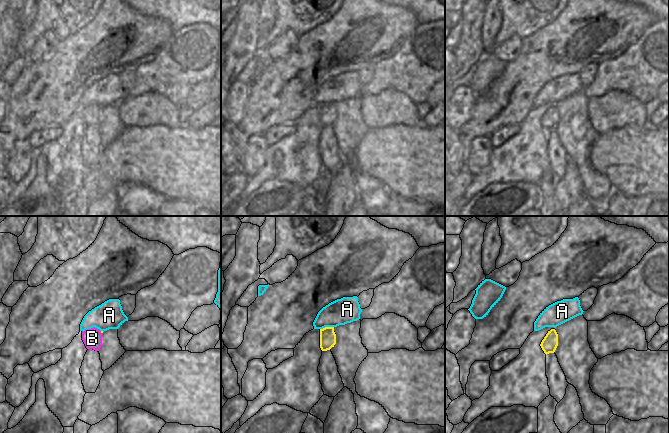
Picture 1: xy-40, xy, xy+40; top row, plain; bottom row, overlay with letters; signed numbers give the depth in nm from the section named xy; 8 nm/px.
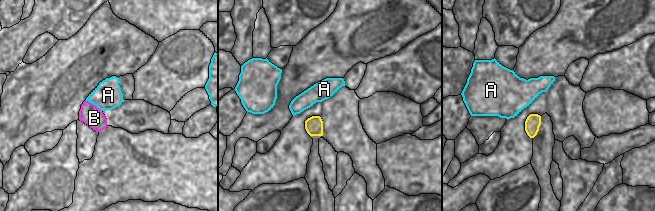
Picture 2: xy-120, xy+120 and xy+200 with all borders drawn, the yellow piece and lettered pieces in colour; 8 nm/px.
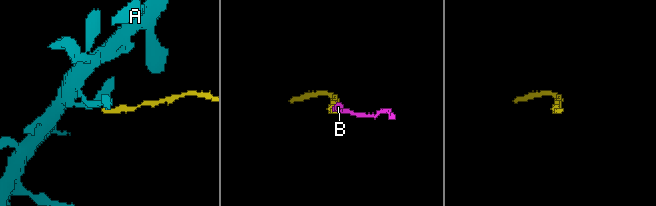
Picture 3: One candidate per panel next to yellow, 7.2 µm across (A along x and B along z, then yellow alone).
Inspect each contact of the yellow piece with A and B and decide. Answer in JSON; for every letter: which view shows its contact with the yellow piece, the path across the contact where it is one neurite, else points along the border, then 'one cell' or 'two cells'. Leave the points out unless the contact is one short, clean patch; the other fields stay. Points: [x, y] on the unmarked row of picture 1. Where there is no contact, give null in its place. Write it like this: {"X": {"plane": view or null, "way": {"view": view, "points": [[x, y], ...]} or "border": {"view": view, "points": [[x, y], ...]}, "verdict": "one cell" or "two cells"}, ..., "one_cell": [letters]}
{"A": {"plane": "xy", "border": {"view": "xy", "points": [[333, 102], [325, 102], [320, 105]]}, "verdict": "two cells"}, "B": {"plane": null, "verdict": "one cell"}, "one_cell": ["B"]}

